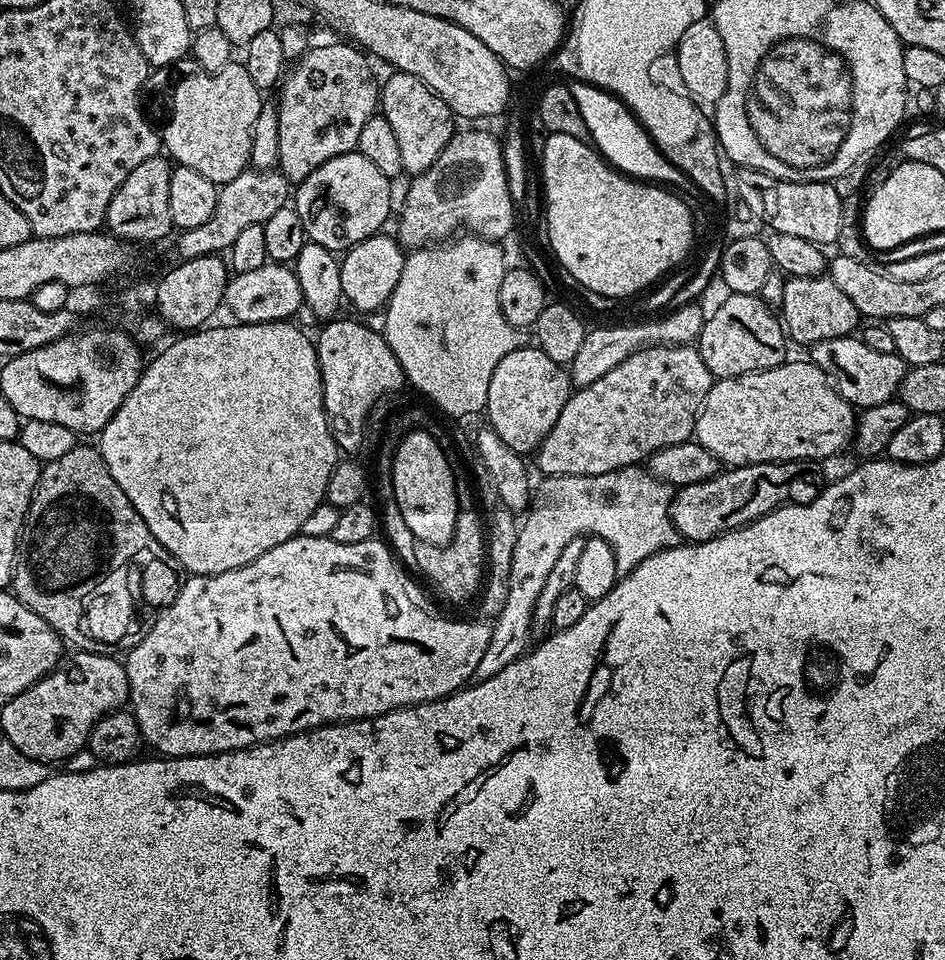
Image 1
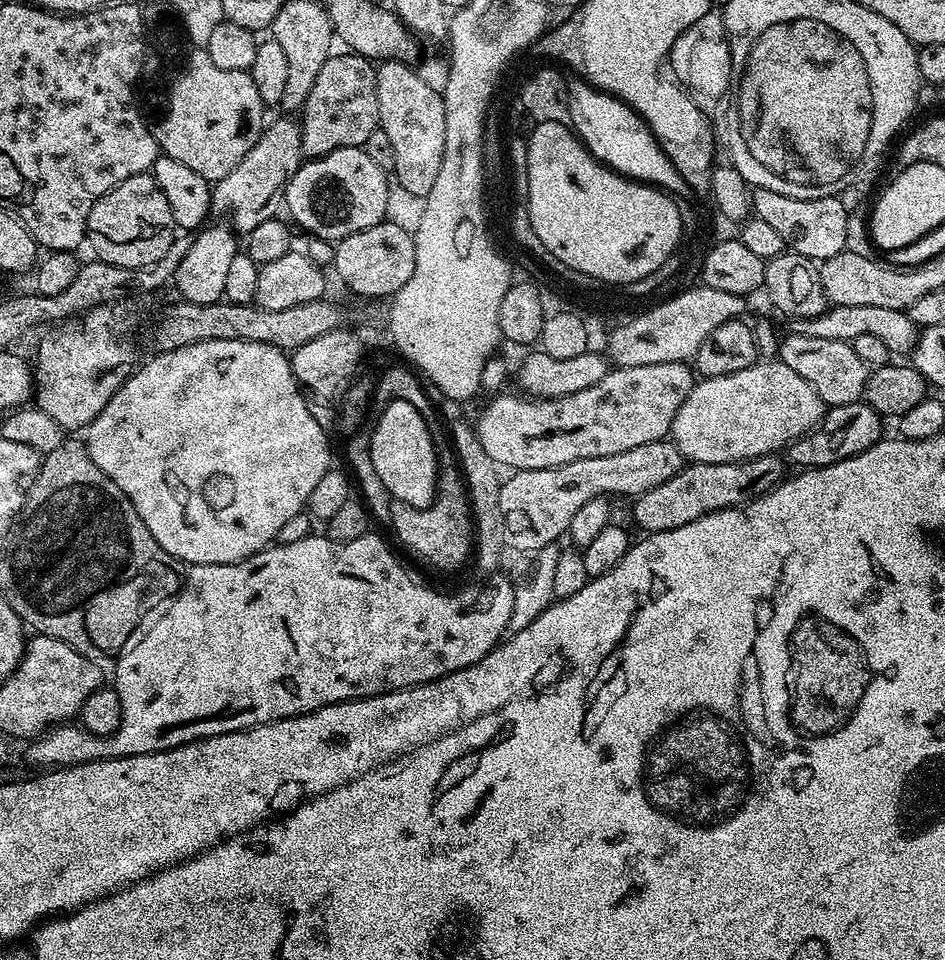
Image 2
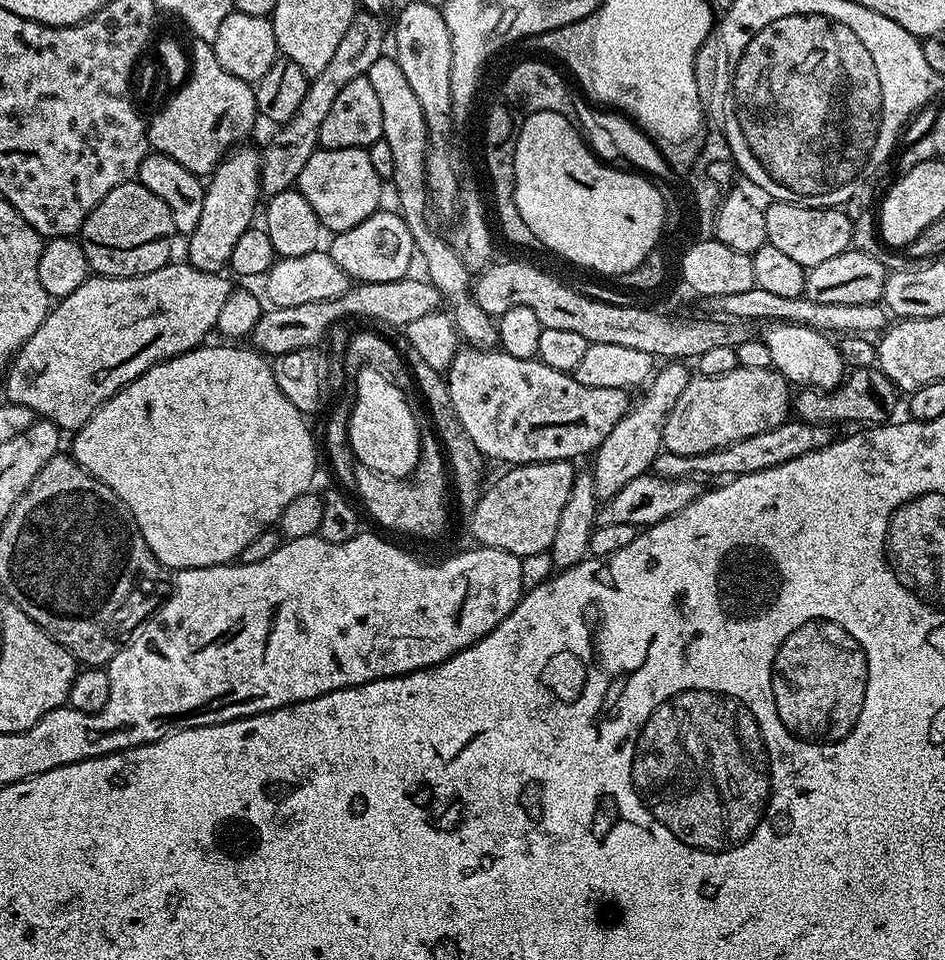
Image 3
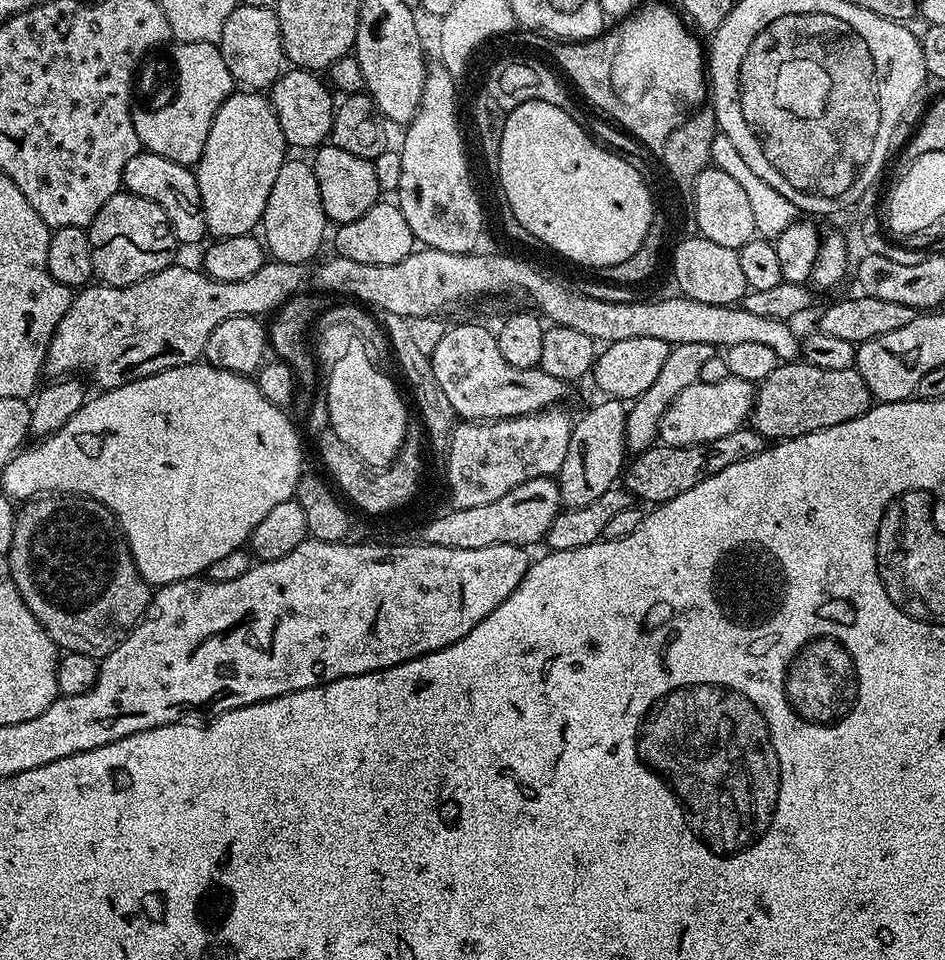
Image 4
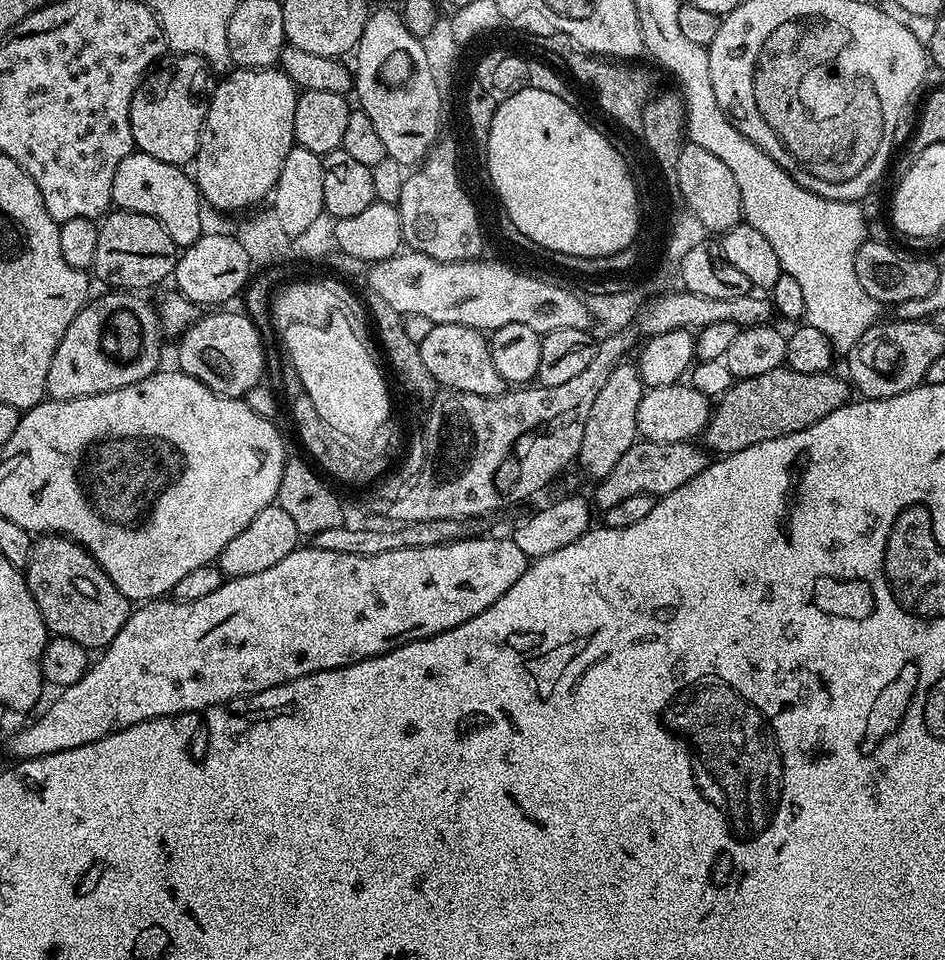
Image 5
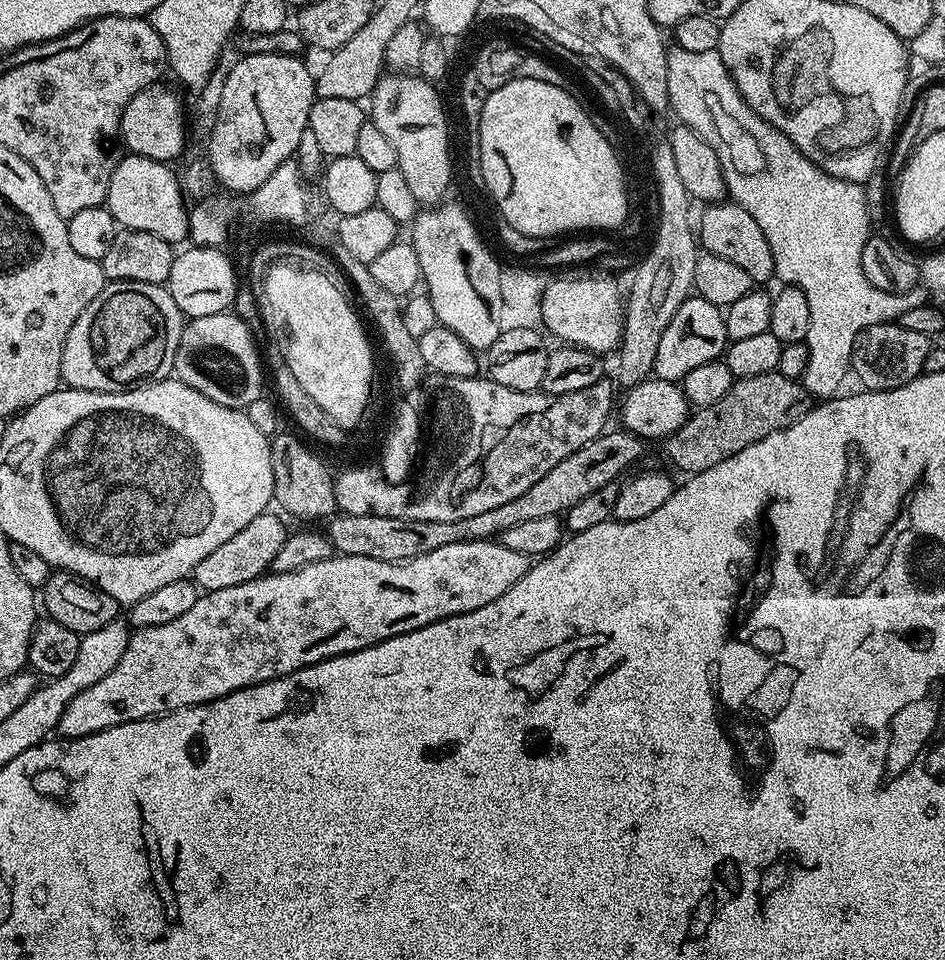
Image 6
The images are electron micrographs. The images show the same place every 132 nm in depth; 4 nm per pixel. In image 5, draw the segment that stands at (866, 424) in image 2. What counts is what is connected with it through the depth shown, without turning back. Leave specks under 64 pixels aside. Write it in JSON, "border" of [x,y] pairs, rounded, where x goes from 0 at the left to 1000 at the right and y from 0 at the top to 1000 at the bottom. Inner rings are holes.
{"border":[[[680,456],[658,473],[658,478],[650,484],[650,490],[641,494],[641,498],[630,501],[632,530],[638,531],[659,523],[661,519],[671,519],[671,515],[684,515],[697,519],[717,510],[717,506],[726,506],[730,498],[739,498],[743,490],[747,490],[751,475],[740,461],[723,458],[722,460],[688,460]]]}

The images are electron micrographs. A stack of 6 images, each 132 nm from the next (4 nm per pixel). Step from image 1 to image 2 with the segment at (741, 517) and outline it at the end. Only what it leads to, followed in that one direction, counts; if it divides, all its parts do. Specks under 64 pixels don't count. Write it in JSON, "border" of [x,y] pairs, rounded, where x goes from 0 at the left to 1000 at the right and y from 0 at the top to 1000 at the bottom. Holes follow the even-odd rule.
{"border":[[[821,473],[783,479],[779,483],[729,482],[717,494],[713,494],[709,502],[701,502],[701,506],[692,506],[692,510],[684,510],[684,515],[672,518],[669,538],[683,555],[713,552],[752,533],[793,525],[831,499],[830,488],[831,480]]]}

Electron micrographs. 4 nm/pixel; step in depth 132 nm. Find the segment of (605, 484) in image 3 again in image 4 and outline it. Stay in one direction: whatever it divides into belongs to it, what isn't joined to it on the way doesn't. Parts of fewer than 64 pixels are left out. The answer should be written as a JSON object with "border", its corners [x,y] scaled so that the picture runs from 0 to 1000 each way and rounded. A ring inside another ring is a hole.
{"border":[[[728,356],[712,359],[707,367],[704,380],[701,381],[696,395],[687,406],[674,414],[663,426],[662,452],[660,461],[666,472],[683,471],[695,461],[701,431],[727,402],[738,399],[741,395],[744,378],[758,369],[757,359],[745,356]]]}

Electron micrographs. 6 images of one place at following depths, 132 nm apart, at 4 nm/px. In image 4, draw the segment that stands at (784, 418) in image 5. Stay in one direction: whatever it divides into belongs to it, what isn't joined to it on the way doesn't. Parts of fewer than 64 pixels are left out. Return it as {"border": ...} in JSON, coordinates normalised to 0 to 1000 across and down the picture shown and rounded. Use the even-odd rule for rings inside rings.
{"border":[[[825,377],[799,405],[794,444],[802,452],[806,452],[813,460],[839,458],[861,448],[874,448],[874,444],[887,444],[891,440],[899,440],[919,428],[924,420],[925,415],[916,398],[912,398],[912,390],[908,390],[905,383],[870,385],[870,381],[861,381],[854,377]]]}

